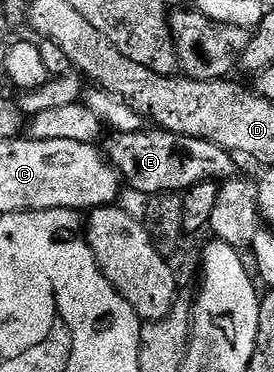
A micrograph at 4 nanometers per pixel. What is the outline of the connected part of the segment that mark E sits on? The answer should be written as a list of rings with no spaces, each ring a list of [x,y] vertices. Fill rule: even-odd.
[[[143,129],[130,133],[112,131],[103,140],[102,151],[113,169],[120,174],[121,180],[127,186],[129,183],[141,197],[187,193],[199,183],[227,181],[237,174],[237,160],[233,152],[225,147],[198,137],[175,135],[159,129]]]

